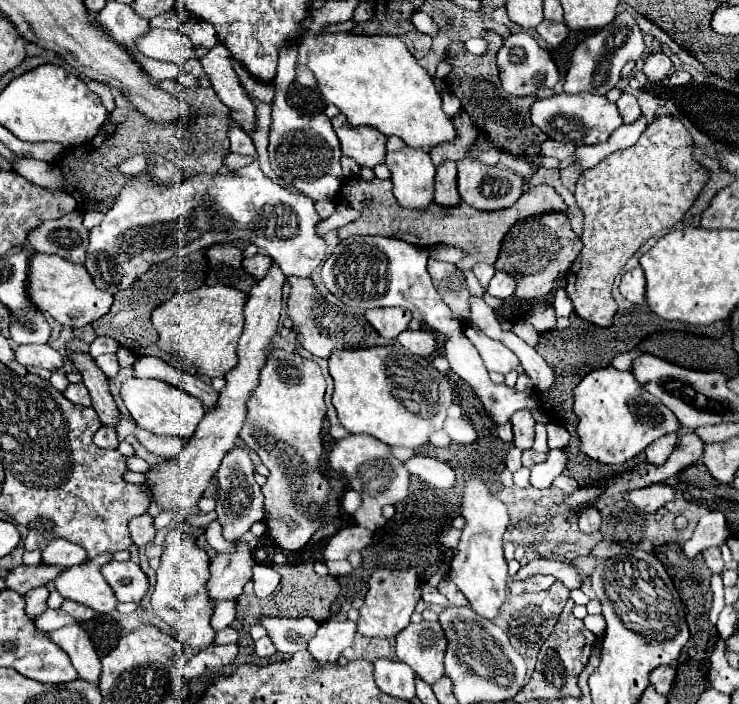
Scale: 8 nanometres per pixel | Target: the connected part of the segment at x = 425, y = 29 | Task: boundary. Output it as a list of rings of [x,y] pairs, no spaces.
[[[415,11],[415,13],[411,13],[409,21],[411,21],[411,23],[413,23],[421,33],[435,35],[435,33],[439,31],[439,27],[433,23],[433,19],[431,19],[427,13],[423,13],[423,11]]]

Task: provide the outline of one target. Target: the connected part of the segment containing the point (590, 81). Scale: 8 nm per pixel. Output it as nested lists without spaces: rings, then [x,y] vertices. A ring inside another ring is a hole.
[[[627,11],[619,13],[607,27],[593,33],[591,37],[587,37],[585,41],[581,41],[575,47],[569,71],[565,75],[565,85],[563,85],[565,93],[569,93],[569,95],[577,95],[577,93],[605,95],[619,81],[623,65],[627,61],[637,61],[643,55],[643,51],[645,51],[643,33],[639,31],[631,13],[627,13]]]

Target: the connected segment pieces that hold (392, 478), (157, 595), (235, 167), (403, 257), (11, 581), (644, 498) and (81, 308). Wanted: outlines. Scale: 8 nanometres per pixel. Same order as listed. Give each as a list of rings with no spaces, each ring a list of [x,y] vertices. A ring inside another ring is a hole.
[[[347,435],[345,439],[337,441],[329,451],[329,467],[335,473],[343,475],[349,481],[351,489],[361,495],[361,507],[353,513],[355,523],[361,527],[377,529],[385,525],[385,517],[381,515],[381,509],[385,505],[403,503],[407,497],[409,471],[403,467],[401,461],[391,457],[389,447],[385,443],[371,439],[371,435]]]
[[[181,529],[171,531],[163,543],[163,555],[161,565],[157,569],[157,583],[151,595],[151,607],[167,625],[175,629],[175,637],[181,643],[197,649],[205,649],[215,639],[215,631],[209,625],[213,609],[205,589],[207,575],[209,553],[197,545],[197,537]]]
[[[229,153],[229,155],[225,155],[225,159],[223,159],[223,165],[225,165],[225,169],[227,171],[231,171],[231,173],[235,173],[235,171],[239,171],[241,167],[245,167],[252,162],[252,159],[245,155],[238,155],[237,153]]]
[[[347,237],[339,241],[329,259],[323,263],[323,283],[327,289],[339,297],[345,305],[375,309],[375,307],[405,307],[413,313],[413,319],[423,323],[427,329],[437,331],[445,339],[445,357],[451,365],[451,371],[473,387],[481,399],[485,411],[493,417],[497,425],[509,421],[509,417],[519,409],[539,407],[531,391],[515,391],[507,385],[495,385],[489,379],[489,373],[483,365],[483,359],[477,355],[475,345],[467,339],[465,327],[451,315],[449,307],[441,301],[435,291],[431,277],[427,273],[429,249],[415,247],[389,237]]]
[[[21,565],[7,575],[5,583],[7,583],[7,589],[13,589],[19,595],[25,595],[29,589],[35,589],[35,587],[41,587],[41,585],[47,585],[49,581],[53,581],[55,575],[59,575],[59,571],[61,571],[61,567],[47,567],[47,565],[27,567],[27,565]]]
[[[655,483],[655,485],[649,485],[649,487],[629,493],[629,501],[635,507],[649,511],[649,513],[655,513],[659,507],[667,505],[673,499],[675,499],[675,487],[665,485],[665,483]]]
[[[35,253],[29,263],[29,295],[43,313],[49,313],[53,319],[57,319],[61,325],[77,329],[85,327],[99,317],[103,317],[111,303],[113,295],[107,291],[101,291],[91,275],[87,275],[87,269],[83,265],[75,265],[59,255],[43,255]]]

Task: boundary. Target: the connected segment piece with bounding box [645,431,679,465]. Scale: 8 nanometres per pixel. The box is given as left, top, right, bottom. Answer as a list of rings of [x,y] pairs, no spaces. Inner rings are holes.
[[[677,431],[675,433],[669,433],[669,435],[663,435],[659,439],[655,439],[651,445],[647,445],[645,449],[645,455],[647,455],[647,461],[653,463],[653,465],[663,465],[667,461],[667,457],[671,455],[671,451],[675,449],[677,445]]]

